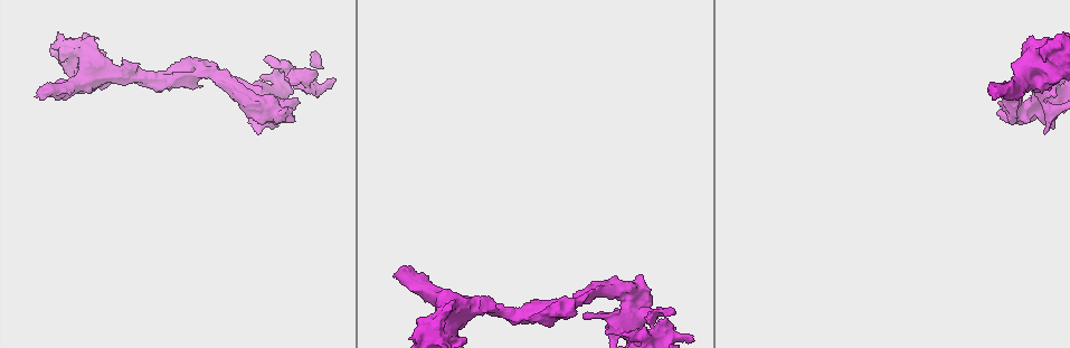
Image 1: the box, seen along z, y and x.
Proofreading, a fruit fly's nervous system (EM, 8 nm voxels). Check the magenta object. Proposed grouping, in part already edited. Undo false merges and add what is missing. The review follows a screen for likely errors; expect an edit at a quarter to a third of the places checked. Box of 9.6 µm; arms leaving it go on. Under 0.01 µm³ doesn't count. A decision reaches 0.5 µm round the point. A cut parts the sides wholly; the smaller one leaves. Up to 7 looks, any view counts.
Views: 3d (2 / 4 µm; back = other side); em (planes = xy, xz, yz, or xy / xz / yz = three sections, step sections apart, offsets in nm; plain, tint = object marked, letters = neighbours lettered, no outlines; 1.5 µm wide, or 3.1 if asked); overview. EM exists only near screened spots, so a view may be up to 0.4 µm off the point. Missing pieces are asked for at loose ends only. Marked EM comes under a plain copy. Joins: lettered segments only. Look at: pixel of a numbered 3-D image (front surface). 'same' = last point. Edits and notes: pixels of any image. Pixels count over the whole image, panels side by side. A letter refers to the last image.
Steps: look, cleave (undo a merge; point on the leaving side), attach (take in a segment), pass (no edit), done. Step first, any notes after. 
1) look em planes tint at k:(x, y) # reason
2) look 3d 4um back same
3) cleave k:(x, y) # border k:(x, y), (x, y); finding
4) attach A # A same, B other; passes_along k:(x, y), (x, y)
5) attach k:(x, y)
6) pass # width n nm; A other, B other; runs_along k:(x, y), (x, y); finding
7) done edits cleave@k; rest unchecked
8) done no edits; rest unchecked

look em planes letters at 1:(1031, 36) # an open end

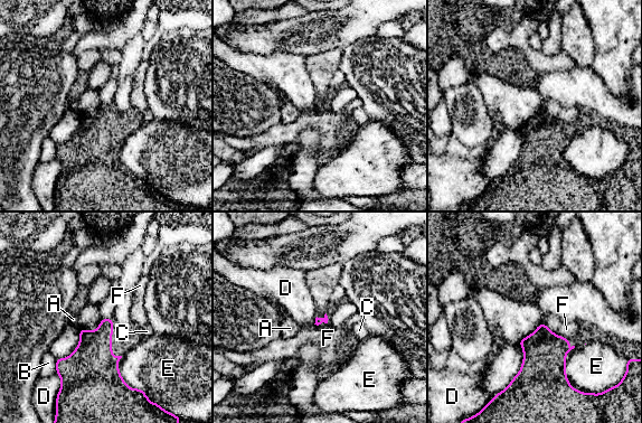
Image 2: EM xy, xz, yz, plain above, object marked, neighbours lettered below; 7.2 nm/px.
pass # longest_contact E 280 nm; A other, B other, C other, D other, E other, F other; none of them fits

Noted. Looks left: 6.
look 3d 4um at 1:(552, 313) # an open end

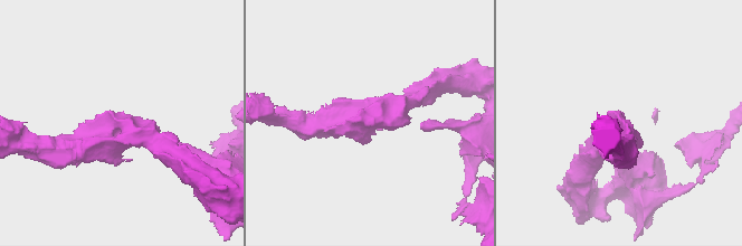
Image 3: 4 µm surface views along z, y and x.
look em planes letters at 3:(618, 111) # need the tissue

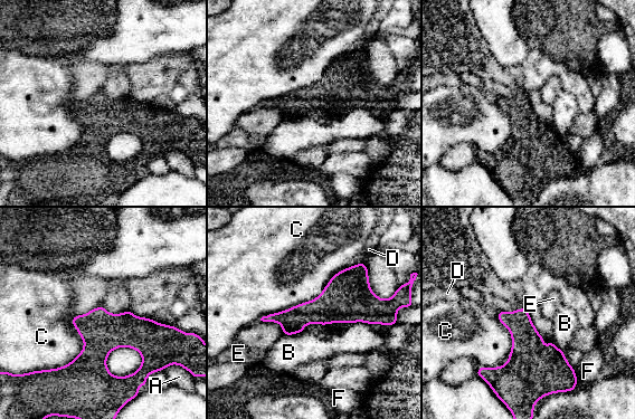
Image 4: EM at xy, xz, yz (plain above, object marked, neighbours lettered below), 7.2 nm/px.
pass # A other, B other, C other, D other, E other, F other; border 4:(360, 262), (315, 297), (259, 320); none of them fits

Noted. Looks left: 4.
look em yz step 4 tint at 1:(311, 70)

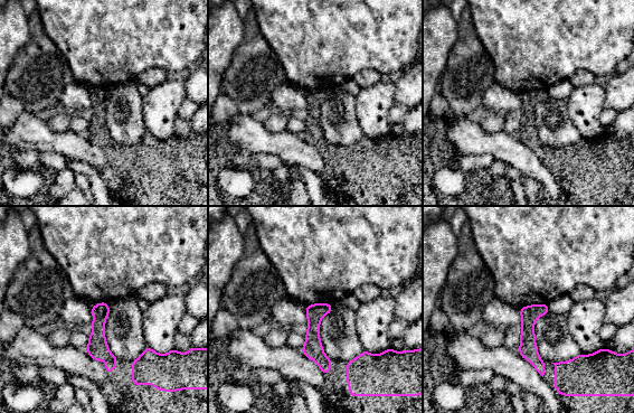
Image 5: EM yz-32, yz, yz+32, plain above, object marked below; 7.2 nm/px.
look em planes letters same # another direction

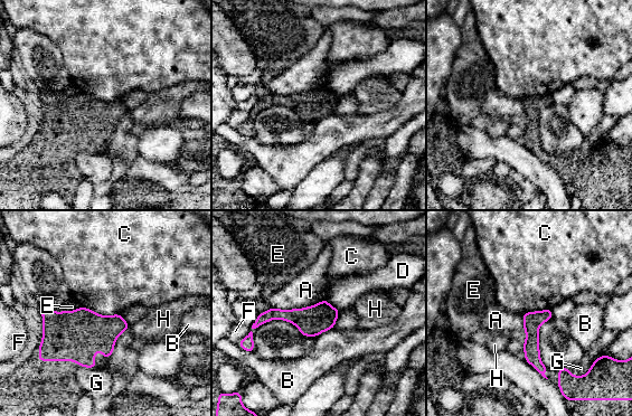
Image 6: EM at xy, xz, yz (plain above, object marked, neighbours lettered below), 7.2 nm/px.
pass # A other, B other, C other, D other, E other, F other, G other, H other; runs_along 6:(336, 312), (269, 314), (257, 323); no lettered segment goes on from it

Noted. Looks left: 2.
done no edits; rest unchecked

